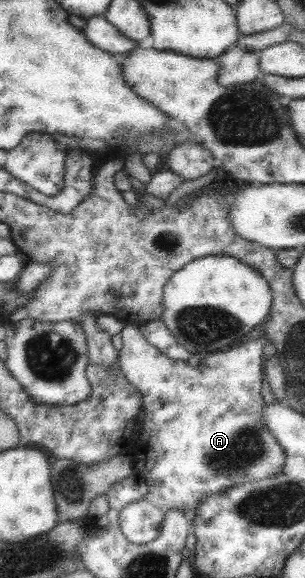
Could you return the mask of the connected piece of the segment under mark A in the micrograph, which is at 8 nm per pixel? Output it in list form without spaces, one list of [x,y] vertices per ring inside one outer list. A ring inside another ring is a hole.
[[[134,324],[123,326],[122,349],[118,354],[118,367],[136,391],[142,396],[144,420],[142,434],[138,440],[138,452],[134,454],[134,470],[142,472],[149,486],[144,498],[125,506],[119,514],[119,525],[124,536],[134,544],[146,544],[154,540],[163,527],[169,510],[181,510],[194,516],[203,498],[238,486],[243,482],[260,482],[274,478],[286,465],[285,450],[262,421],[262,411],[267,405],[262,398],[263,366],[266,357],[264,347],[268,339],[243,340],[227,352],[212,354],[200,361],[196,368],[186,361],[174,361],[158,348],[150,345],[139,327]]]

